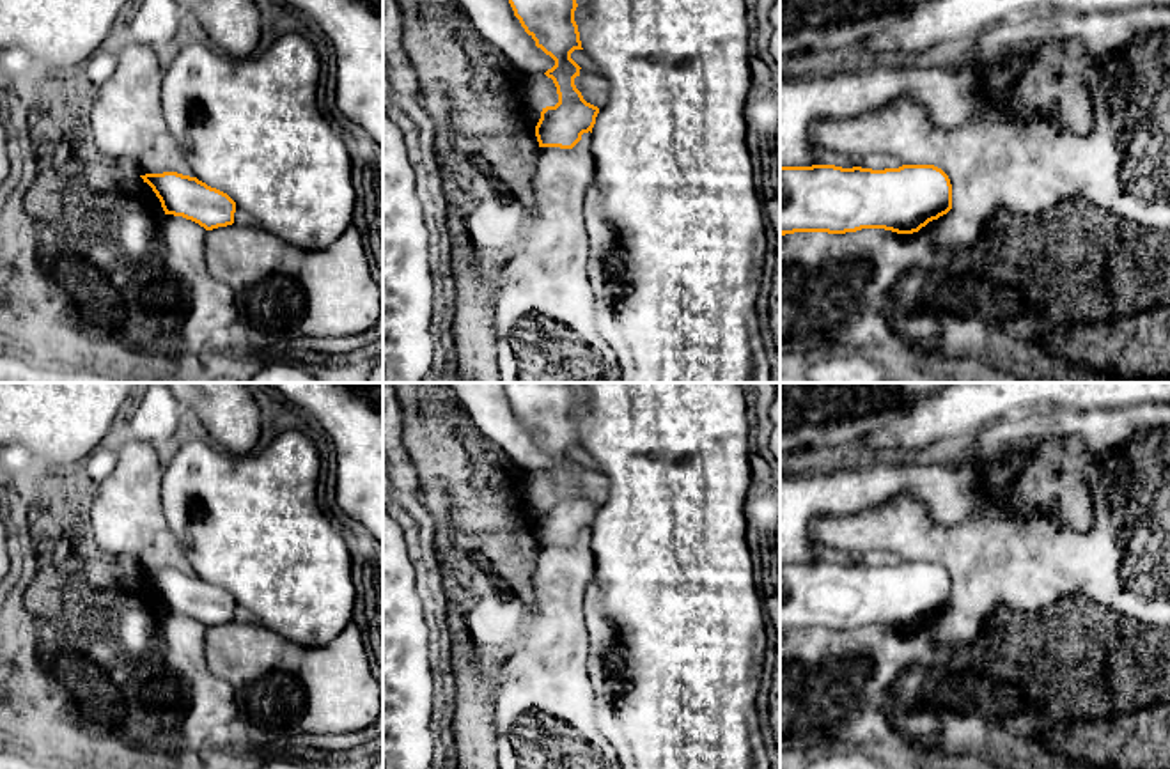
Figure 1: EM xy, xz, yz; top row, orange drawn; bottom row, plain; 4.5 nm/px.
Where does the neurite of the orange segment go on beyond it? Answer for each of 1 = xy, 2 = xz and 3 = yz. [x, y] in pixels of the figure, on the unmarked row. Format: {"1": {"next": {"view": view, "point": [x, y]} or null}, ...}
{"1": {"next": null}, "2": {"next": null}, "3": {"next": null}}

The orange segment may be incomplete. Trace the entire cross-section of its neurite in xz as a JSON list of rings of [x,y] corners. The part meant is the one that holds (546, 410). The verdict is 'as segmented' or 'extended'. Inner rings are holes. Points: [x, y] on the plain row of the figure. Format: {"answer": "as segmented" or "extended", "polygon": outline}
{"answer": "as segmented", "polygon": [[[507,383],[507,395],[514,413],[535,438],[535,443],[555,457],[555,462],[544,471],[553,477],[558,500],[541,509],[541,516],[535,523],[539,544],[573,546],[581,537],[583,530],[592,530],[599,510],[599,505],[587,500],[574,482],[574,475],[580,473],[581,464],[571,455],[571,450],[574,447],[583,447],[574,418],[574,408],[578,404],[574,384],[576,383]]]}

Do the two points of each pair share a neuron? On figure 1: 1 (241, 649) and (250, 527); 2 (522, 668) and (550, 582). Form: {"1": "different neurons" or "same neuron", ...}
{"1": "different neurons", "2": "same neuron"}

